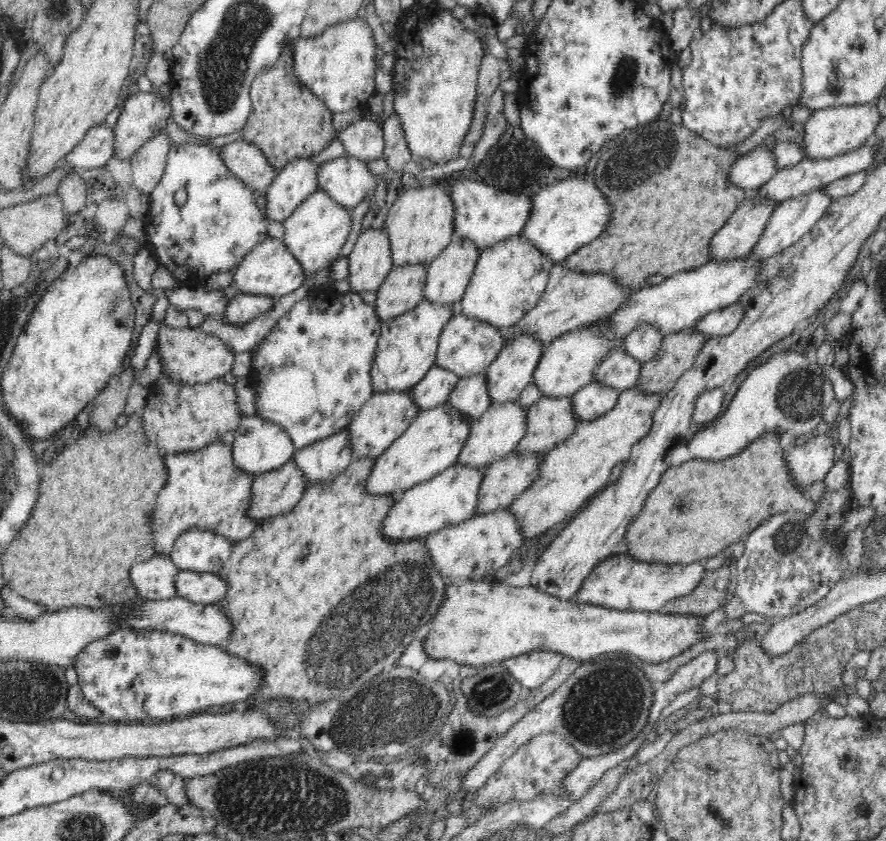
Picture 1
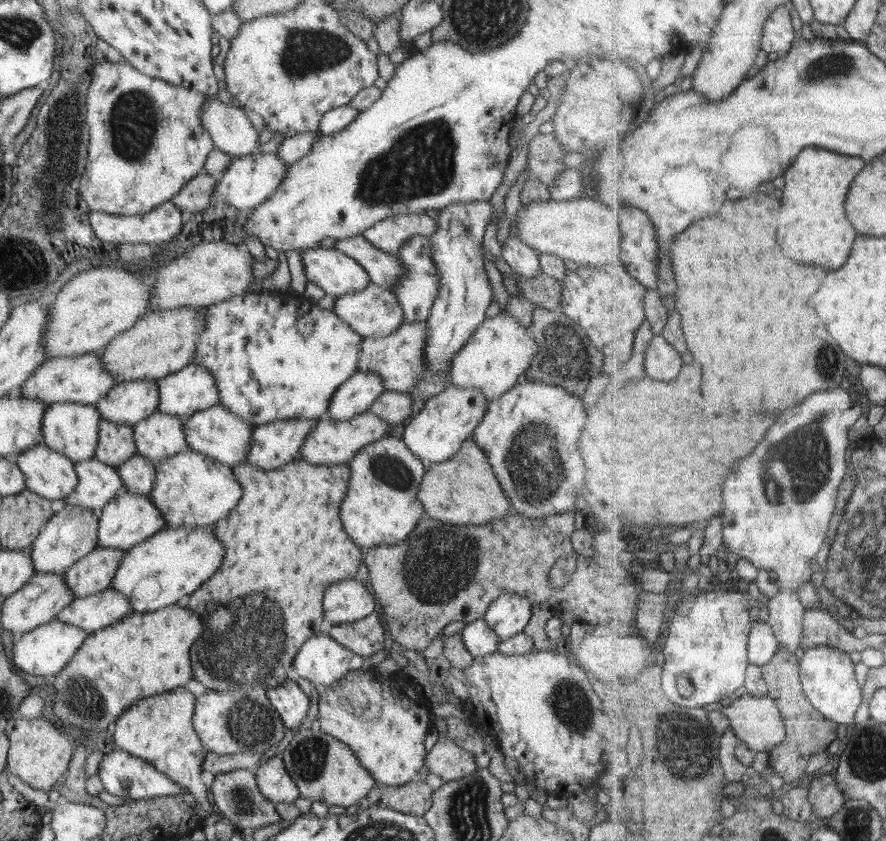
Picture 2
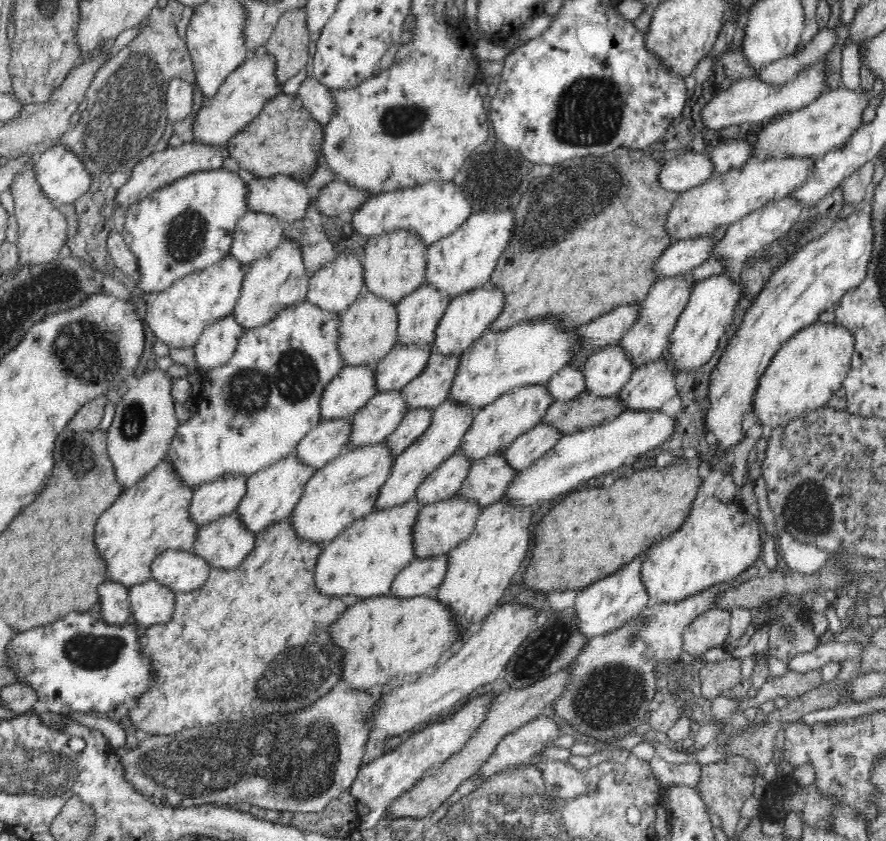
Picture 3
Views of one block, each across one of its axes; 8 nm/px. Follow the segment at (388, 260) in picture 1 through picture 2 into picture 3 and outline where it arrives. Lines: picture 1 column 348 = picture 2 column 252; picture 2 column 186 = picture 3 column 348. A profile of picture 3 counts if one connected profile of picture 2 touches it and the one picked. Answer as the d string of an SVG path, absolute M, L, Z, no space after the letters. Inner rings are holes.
M337 253L332 262L326 263L314 276L309 277L308 302L325 311L340 316L363 291L364 267L356 253Z

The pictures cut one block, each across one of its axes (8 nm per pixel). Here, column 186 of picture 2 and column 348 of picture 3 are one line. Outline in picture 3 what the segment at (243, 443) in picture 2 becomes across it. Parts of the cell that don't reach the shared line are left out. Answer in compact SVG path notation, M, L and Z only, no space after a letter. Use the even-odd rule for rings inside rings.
M350 418L324 419L300 440L294 454L315 470L332 462L346 449L352 434Z

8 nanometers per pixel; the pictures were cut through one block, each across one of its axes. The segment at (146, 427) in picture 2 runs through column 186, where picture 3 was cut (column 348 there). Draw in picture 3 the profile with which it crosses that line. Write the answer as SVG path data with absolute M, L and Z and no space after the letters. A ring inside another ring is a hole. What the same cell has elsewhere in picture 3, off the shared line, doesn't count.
M400 389L378 392L350 418L352 434L346 448L384 443L400 426L408 411L404 393Z

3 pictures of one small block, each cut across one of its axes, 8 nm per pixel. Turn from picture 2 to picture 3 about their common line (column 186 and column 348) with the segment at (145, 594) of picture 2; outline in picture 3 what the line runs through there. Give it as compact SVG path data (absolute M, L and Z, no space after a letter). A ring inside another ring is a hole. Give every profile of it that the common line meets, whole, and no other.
M415 497L406 503L385 509L375 509L344 529L336 538L323 544L316 564L316 586L322 594L356 596L358 600L389 595L396 576L412 560L412 526L422 505Z

